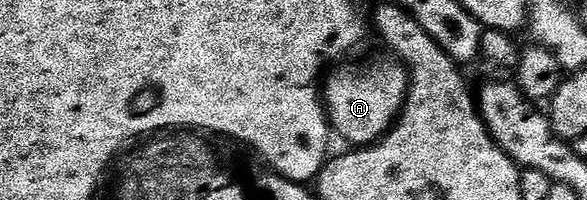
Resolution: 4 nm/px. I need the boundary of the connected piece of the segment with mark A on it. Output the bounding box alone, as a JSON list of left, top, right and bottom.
[322,61,410,148]

